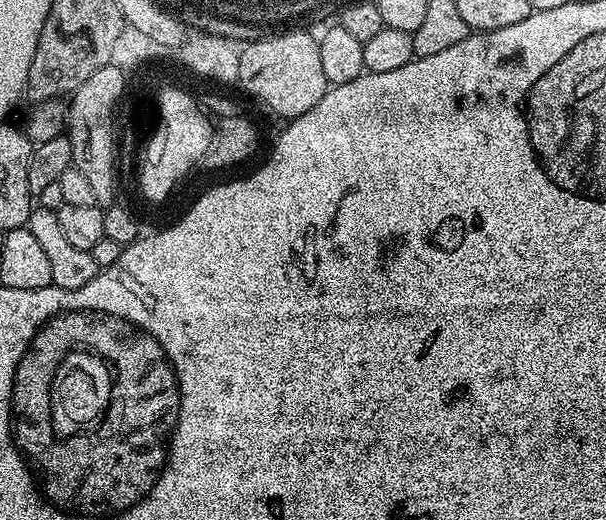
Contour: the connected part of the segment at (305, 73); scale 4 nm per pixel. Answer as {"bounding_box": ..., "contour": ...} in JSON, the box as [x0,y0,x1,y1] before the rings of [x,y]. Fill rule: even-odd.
{"bounding_box":[237,30,330,118],"contour":[[[284,30],[269,35],[261,44],[245,52],[237,77],[239,87],[244,87],[257,100],[257,105],[272,102],[267,111],[280,118],[295,118],[306,114],[306,110],[314,110],[314,106],[322,102],[330,87],[326,74],[322,74],[322,58],[318,55],[319,39],[308,32],[292,31],[294,30]],[[268,98],[280,100],[277,112],[278,100]]]}

